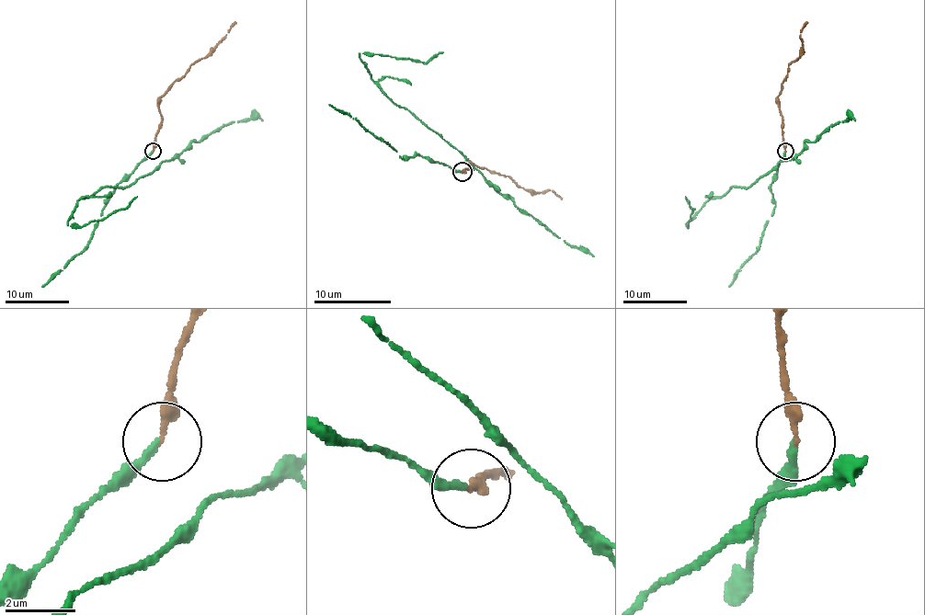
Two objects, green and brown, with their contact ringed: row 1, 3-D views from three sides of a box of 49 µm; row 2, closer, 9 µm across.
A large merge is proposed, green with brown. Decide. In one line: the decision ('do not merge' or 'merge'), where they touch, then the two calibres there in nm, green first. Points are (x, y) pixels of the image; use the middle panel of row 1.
merge; at (462, 172); 200 nm thick on the green side, 200 nm on the other

